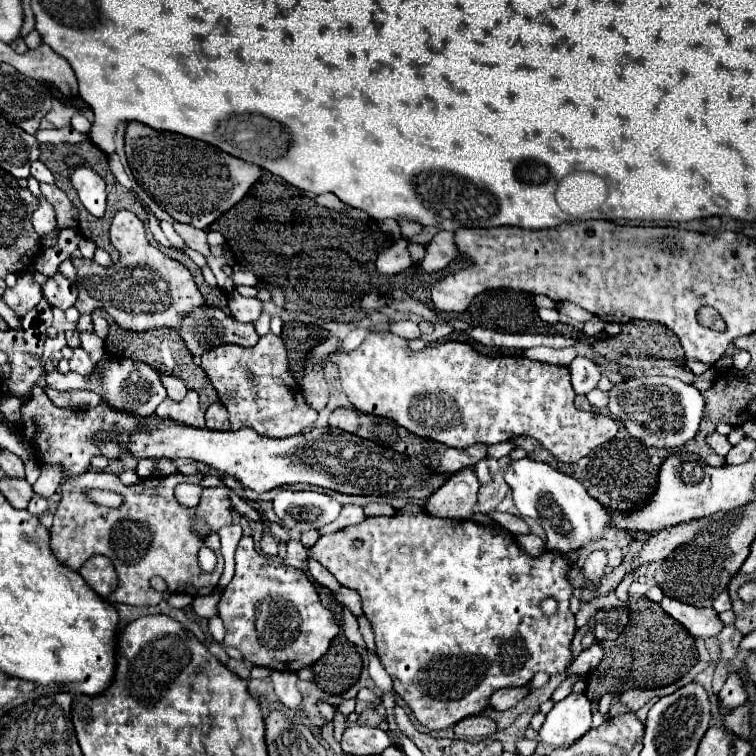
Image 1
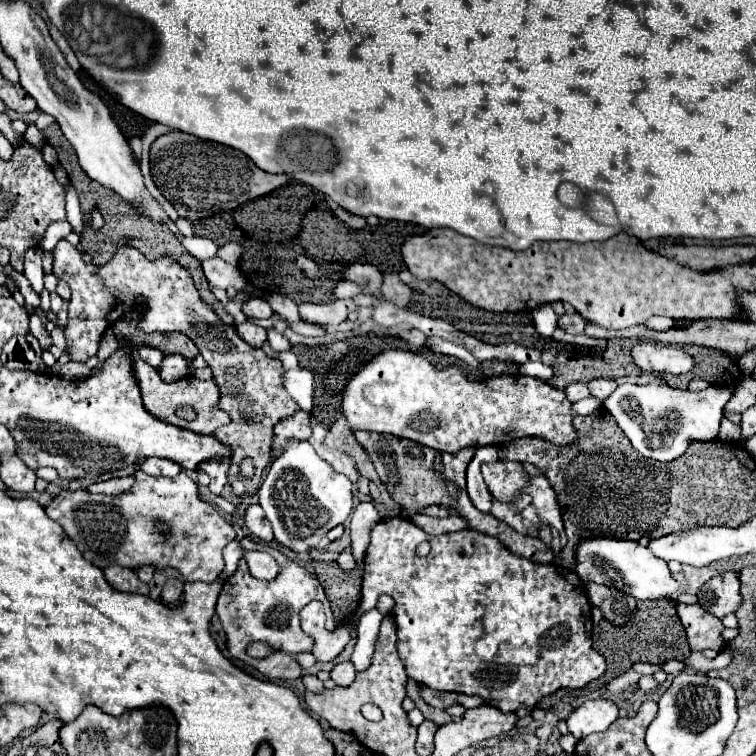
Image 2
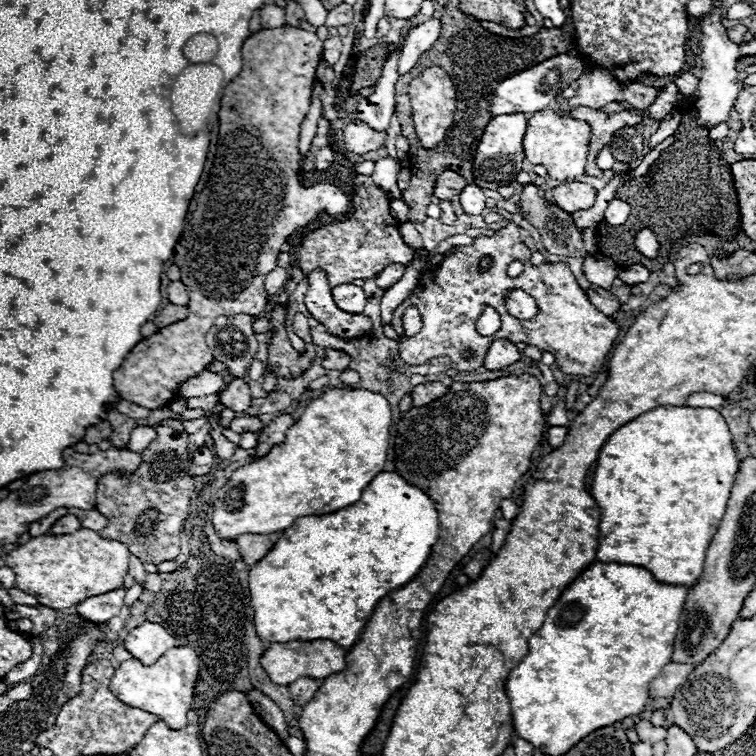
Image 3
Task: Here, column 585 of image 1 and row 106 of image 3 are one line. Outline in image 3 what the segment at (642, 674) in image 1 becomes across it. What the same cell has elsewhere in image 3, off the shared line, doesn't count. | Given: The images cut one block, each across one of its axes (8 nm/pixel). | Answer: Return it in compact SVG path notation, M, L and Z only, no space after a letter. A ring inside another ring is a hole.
M694 106L682 112L684 112L684 120L674 134L678 142L674 142L668 150L662 152L662 156L646 176L636 178L618 190L616 196L628 202L632 208L626 224L610 228L606 226L606 222L600 222L596 228L598 252L614 260L616 266L620 268L628 268L630 264L642 264L650 272L662 270L664 256L656 260L648 260L642 258L638 250L634 250L634 236L638 234L640 228L646 226L658 234L664 252L670 252L680 240L684 240L684 236L710 234L710 236L718 236L722 242L728 242L740 230L740 208L738 208L738 196L734 190L730 166L728 162L724 162L722 150L718 150L708 140L708 130L702 130L696 124ZM716 176L722 176L722 180L718 180ZM640 188L646 188L642 190L646 192L646 196L642 198L640 198Z

